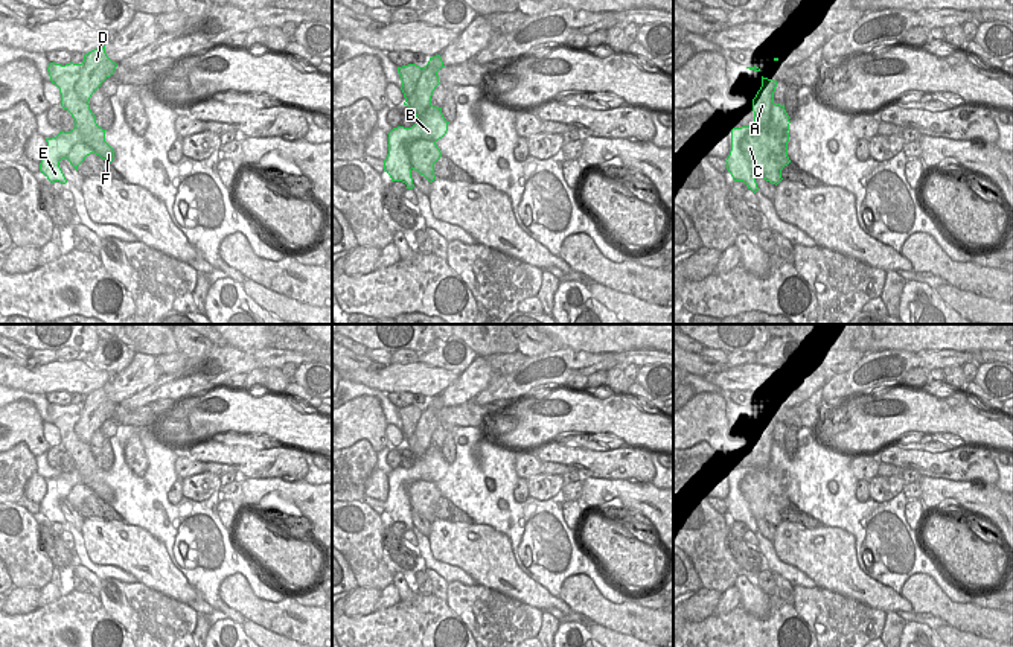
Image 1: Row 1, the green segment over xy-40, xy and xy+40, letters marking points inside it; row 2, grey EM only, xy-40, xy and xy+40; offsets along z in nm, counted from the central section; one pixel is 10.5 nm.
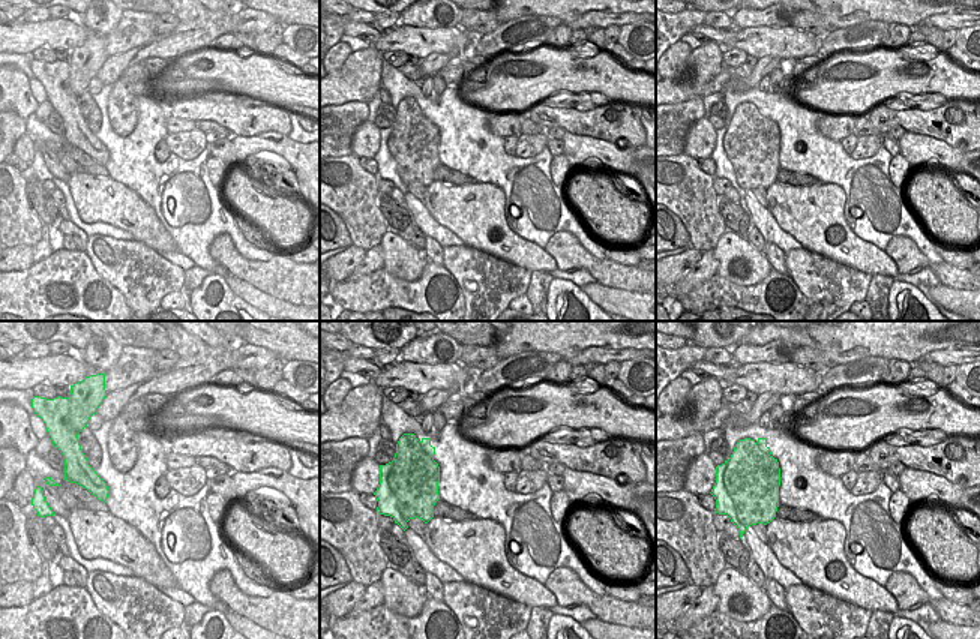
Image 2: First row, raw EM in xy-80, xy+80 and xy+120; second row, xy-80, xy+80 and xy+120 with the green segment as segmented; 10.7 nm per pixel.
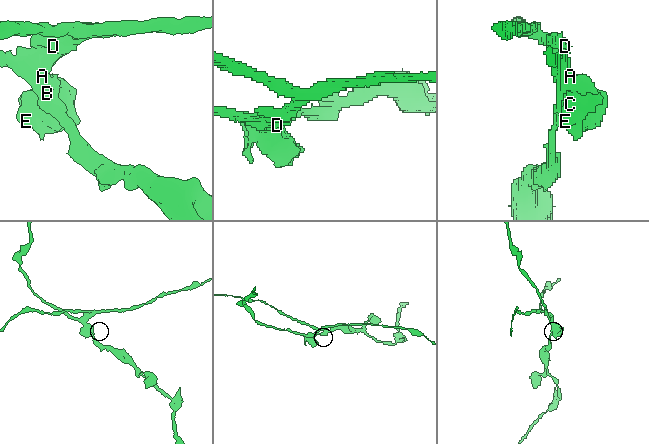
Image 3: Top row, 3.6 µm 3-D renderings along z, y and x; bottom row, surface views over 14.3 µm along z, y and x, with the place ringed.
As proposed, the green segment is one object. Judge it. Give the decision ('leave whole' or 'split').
split

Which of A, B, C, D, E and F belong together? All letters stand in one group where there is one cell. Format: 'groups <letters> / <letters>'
groups A C D / B E F

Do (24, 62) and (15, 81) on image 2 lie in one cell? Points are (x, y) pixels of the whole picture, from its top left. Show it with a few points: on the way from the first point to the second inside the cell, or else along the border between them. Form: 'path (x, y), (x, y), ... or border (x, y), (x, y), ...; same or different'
border (15, 66), (29, 78); different

